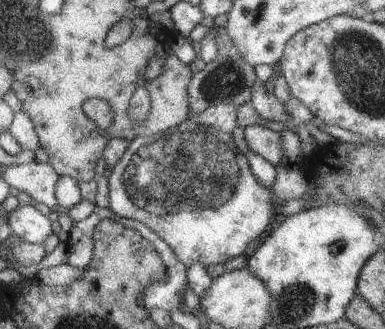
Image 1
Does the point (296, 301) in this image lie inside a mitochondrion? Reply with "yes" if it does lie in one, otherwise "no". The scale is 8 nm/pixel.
yes

